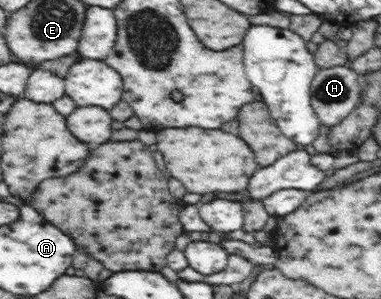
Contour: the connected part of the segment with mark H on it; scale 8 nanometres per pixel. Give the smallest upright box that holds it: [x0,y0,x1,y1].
[310,64,359,125]

